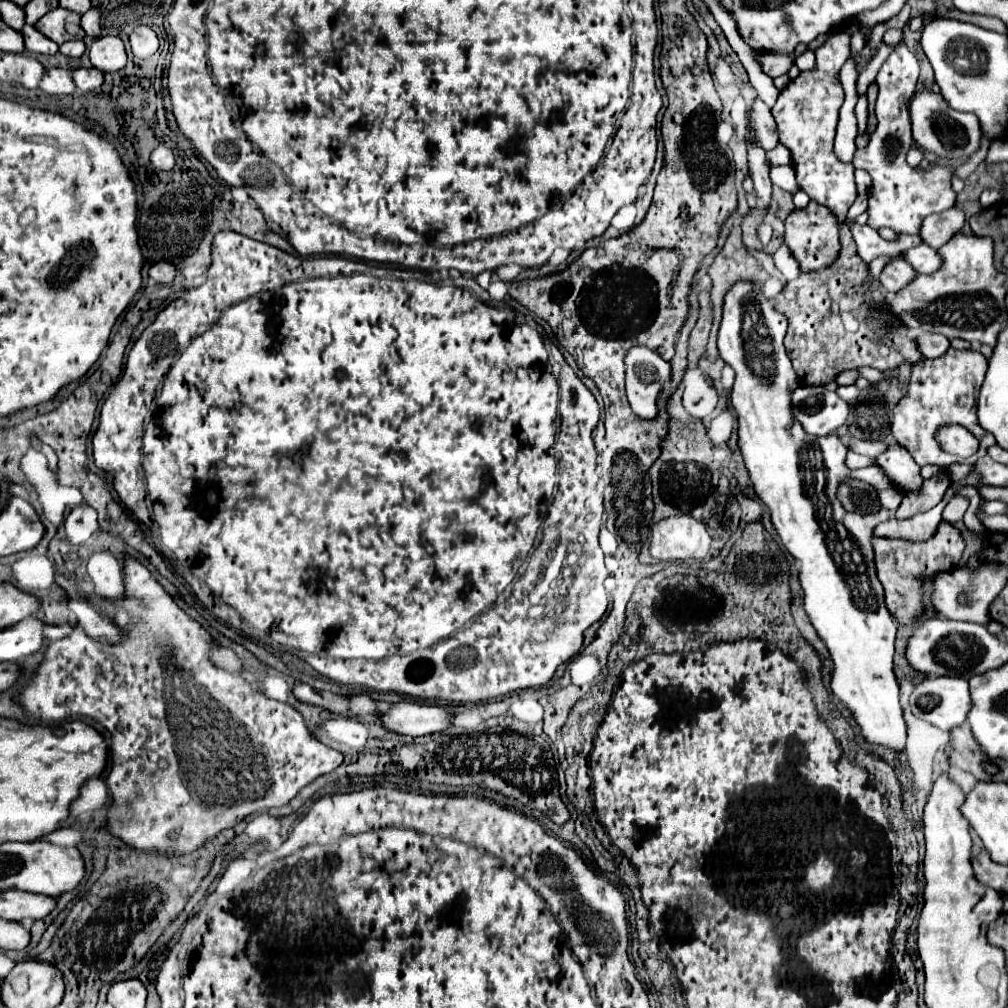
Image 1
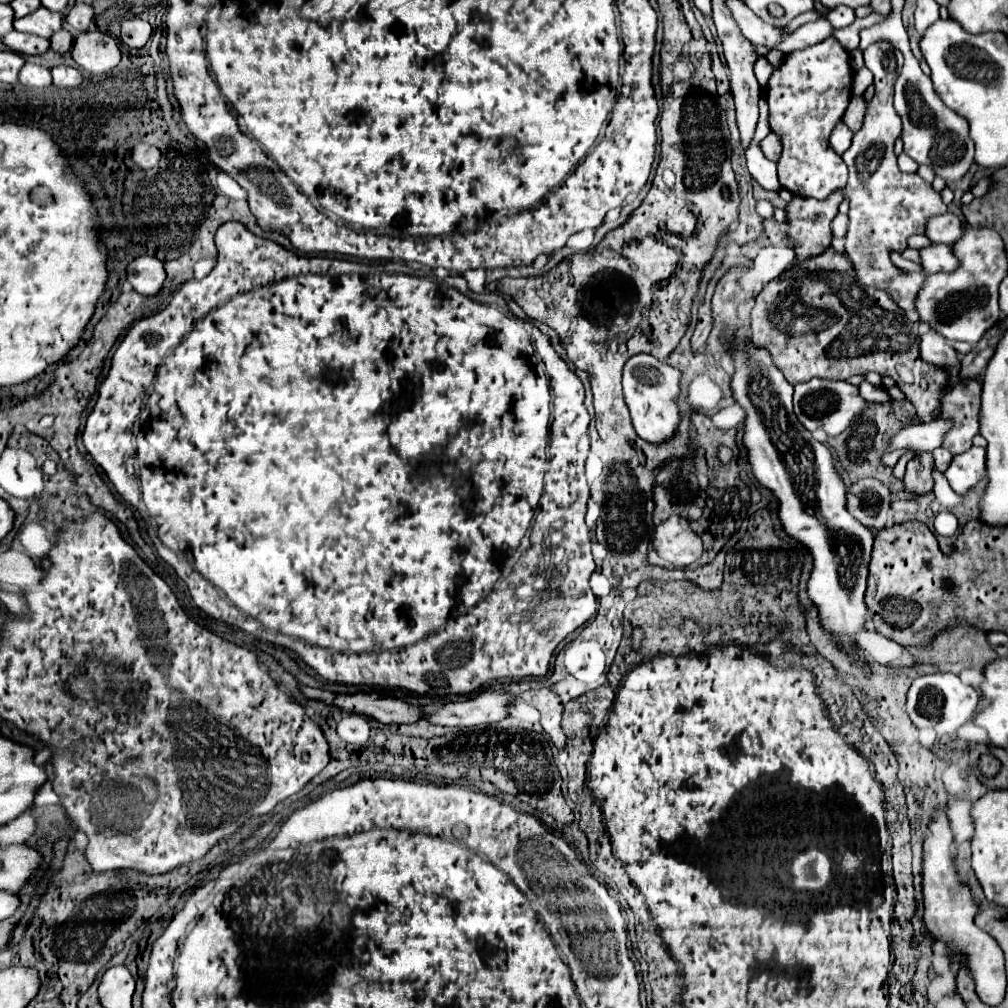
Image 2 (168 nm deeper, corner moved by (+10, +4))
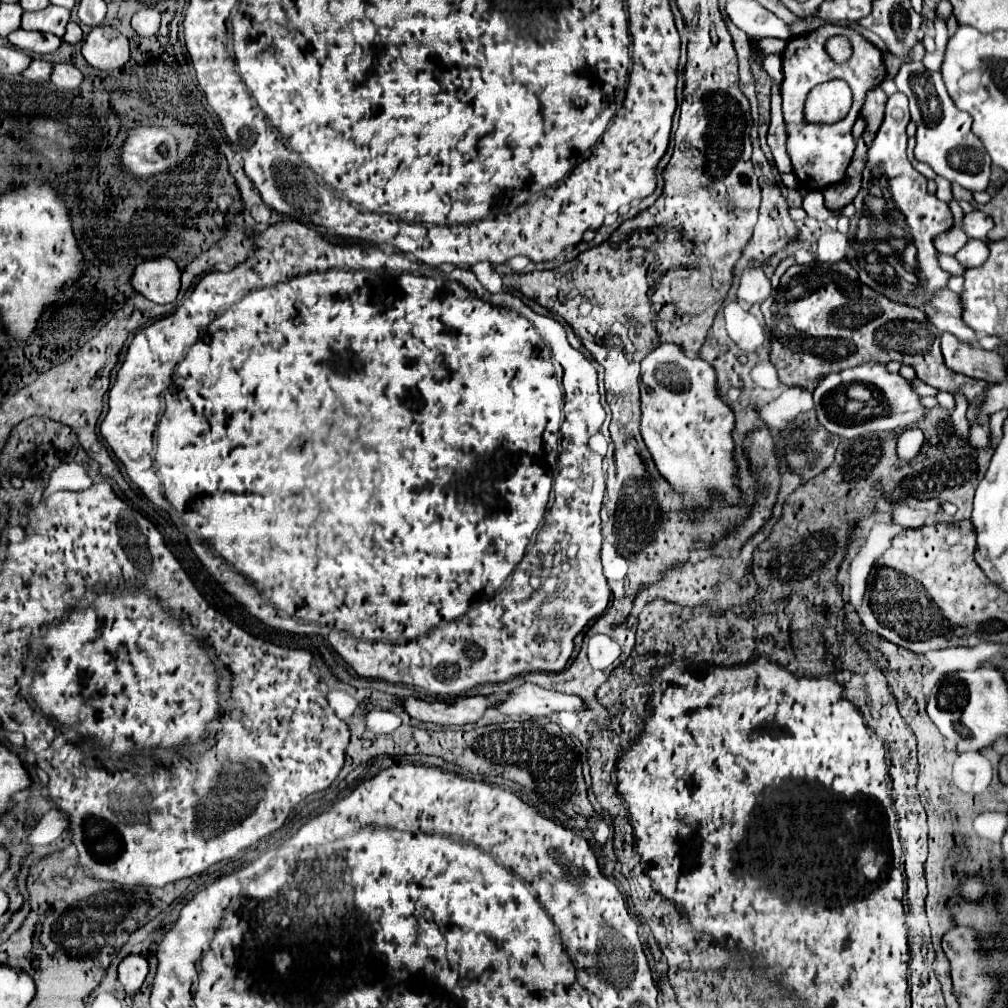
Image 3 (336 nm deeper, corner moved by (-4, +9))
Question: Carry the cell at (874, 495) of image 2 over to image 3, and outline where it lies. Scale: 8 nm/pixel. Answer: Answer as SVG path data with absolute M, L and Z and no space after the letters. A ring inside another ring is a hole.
M899 498L891 506L893 522L903 528L919 528L923 526L929 514L939 512L939 500L917 500L917 498Z

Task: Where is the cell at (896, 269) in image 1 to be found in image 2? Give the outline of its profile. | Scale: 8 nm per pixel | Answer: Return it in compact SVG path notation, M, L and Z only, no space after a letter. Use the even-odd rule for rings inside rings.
M905 273L891 281L889 295L905 311L915 313L915 299L925 281L925 273Z

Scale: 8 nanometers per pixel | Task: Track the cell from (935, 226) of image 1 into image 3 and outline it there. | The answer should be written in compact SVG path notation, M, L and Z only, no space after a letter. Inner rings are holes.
M969 212L963 216L961 220L963 224L963 232L969 236L969 238L987 238L987 232L993 228L993 220L991 216L983 214L983 212Z

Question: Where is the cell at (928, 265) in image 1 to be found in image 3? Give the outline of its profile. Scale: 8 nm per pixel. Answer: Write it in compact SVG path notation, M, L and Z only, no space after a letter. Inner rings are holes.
M969 240L957 254L955 258L959 260L959 264L963 268L975 268L979 264L983 264L989 256L989 248L983 240Z

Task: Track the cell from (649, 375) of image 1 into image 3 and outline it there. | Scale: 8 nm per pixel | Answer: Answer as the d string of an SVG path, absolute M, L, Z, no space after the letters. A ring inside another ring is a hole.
M675 344L657 346L641 360L641 436L657 470L683 496L685 506L707 506L709 490L723 492L729 504L737 504L731 408L719 398L711 364L685 356Z

